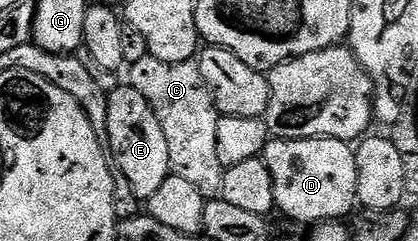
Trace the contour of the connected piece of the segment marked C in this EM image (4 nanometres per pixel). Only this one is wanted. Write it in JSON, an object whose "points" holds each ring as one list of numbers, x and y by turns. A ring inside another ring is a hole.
{"points":[[149,56,131,66,127,73,128,83,149,101,165,132,171,174,181,176,198,187,203,198,213,200,219,197,225,169,216,154,217,124,221,116,201,76,198,63,192,60,171,65]]}

